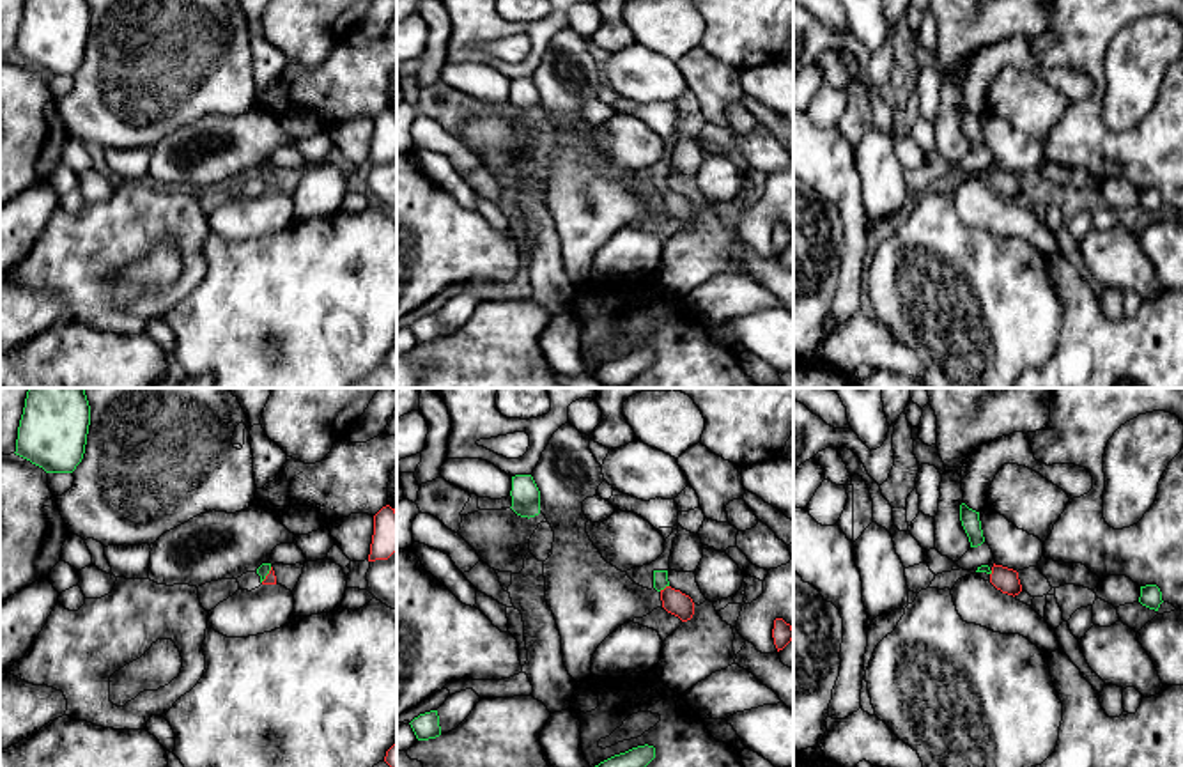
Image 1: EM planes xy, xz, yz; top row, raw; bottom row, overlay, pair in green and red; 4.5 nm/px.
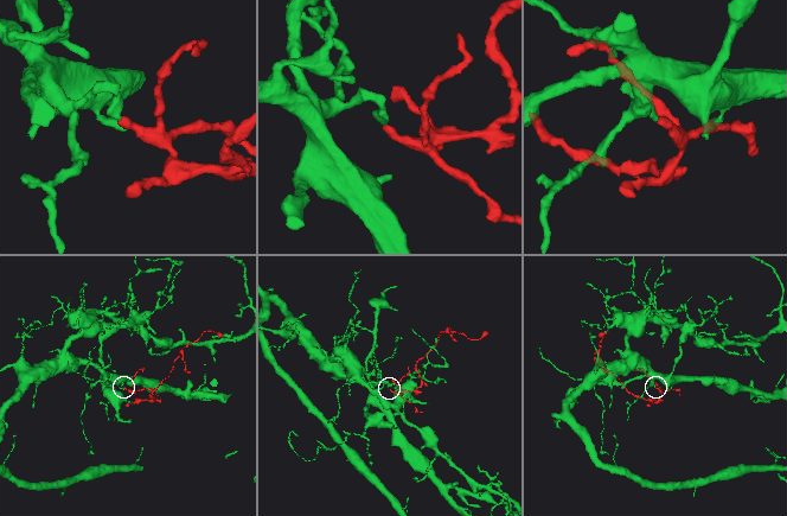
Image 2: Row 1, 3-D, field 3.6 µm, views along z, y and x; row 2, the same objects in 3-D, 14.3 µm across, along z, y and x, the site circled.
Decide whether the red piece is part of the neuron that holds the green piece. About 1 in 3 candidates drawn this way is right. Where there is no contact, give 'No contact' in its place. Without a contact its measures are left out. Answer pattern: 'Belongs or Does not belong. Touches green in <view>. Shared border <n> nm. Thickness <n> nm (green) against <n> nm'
Belongs. Touches green in xz. Shared border 50 nm. Thickness 70 nm (green) against 110 nm

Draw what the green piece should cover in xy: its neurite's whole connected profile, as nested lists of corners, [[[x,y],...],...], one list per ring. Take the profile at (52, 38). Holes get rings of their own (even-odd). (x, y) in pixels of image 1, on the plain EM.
[[[27,0],[14,57],[46,76],[73,76],[83,62],[89,28],[87,0]]]

